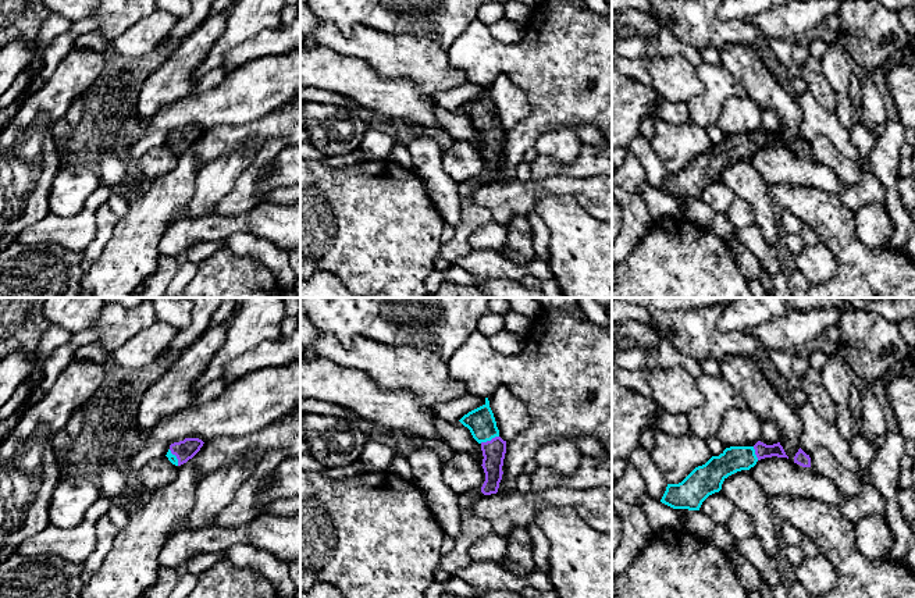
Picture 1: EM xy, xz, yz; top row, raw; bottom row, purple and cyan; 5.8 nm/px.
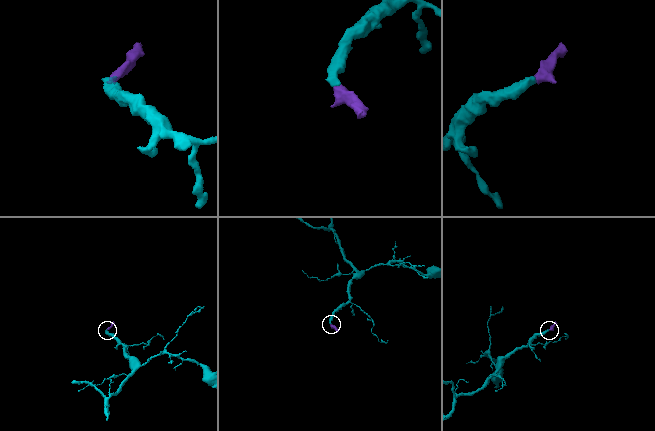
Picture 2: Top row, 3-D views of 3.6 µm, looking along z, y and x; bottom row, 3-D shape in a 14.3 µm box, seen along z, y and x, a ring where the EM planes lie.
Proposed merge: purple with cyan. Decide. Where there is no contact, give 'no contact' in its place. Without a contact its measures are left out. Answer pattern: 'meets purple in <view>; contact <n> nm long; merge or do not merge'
meets purple in xz; contact 120 nm long; merge

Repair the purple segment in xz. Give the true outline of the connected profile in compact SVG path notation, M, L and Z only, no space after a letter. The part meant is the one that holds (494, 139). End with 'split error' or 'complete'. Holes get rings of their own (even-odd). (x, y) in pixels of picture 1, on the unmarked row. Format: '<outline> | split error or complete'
M488 86L483 95L469 100L459 110L470 118L473 127L481 134L484 145L481 154L485 161L481 181L484 184L496 182L503 163L506 129L499 125Z | split error

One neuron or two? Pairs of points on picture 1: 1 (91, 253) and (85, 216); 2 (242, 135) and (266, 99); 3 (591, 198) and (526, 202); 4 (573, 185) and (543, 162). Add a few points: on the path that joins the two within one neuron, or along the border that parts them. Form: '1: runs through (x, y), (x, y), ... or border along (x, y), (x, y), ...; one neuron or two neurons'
1: border along (96, 212), (95, 238), (82, 251); two neurons
2: border along (280, 107), (249, 123), (219, 125); two neurons
3: runs through (575, 188), (543, 188); one neuron
4: border along (594, 175), (533, 178); two neurons

